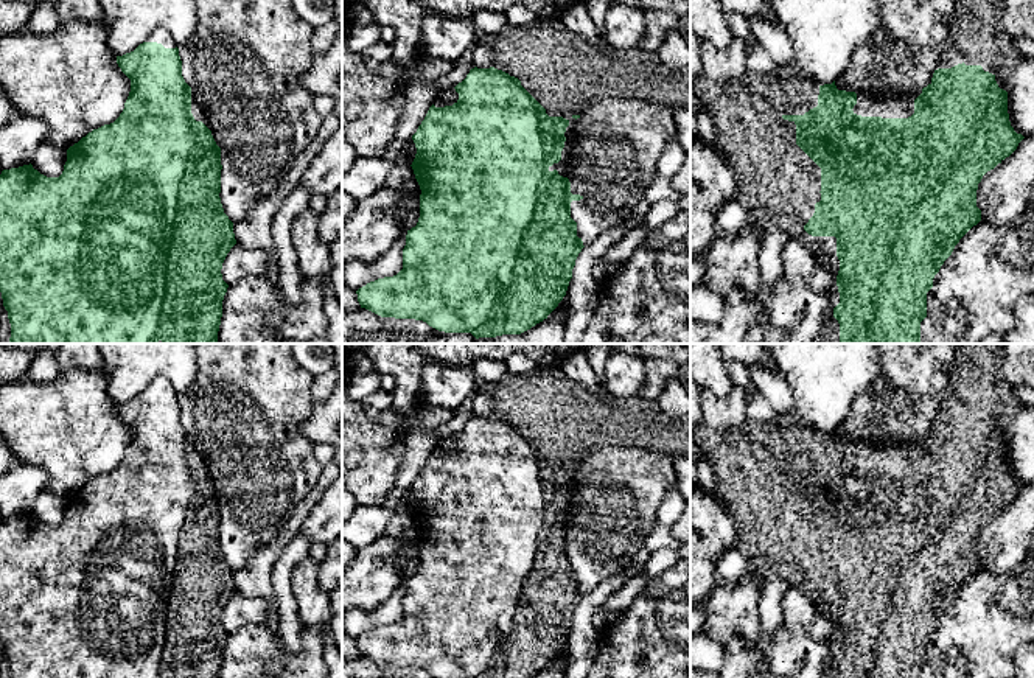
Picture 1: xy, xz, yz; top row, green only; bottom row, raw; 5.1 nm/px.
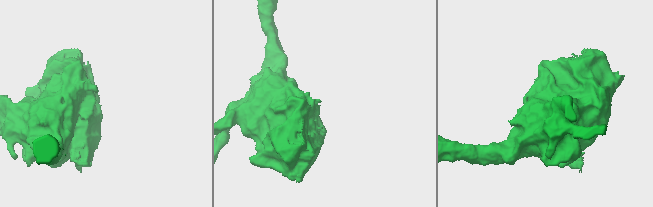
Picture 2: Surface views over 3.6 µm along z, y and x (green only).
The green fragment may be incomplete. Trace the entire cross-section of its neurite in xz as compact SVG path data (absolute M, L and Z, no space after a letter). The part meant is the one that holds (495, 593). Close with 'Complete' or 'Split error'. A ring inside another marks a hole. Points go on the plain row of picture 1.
M471 417L466 426L456 435L459 448L452 454L429 456L424 468L418 474L412 488L417 496L412 518L420 533L420 566L415 575L407 578L406 594L403 597L403 617L393 625L378 627L356 639L361 656L365 656L381 666L423 669L435 678L530 678L558 655L566 644L575 608L582 600L583 589L577 585L577 571L571 566L571 550L583 544L571 541L568 526L549 516L561 508L564 496L564 481L569 468L563 465L549 465L546 457L521 434L521 429L508 421L490 417Z. Complete

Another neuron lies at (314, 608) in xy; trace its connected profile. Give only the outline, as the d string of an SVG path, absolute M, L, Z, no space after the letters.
M306 558L292 571L291 586L305 627L327 627L333 617L330 594L319 583L320 563Z

